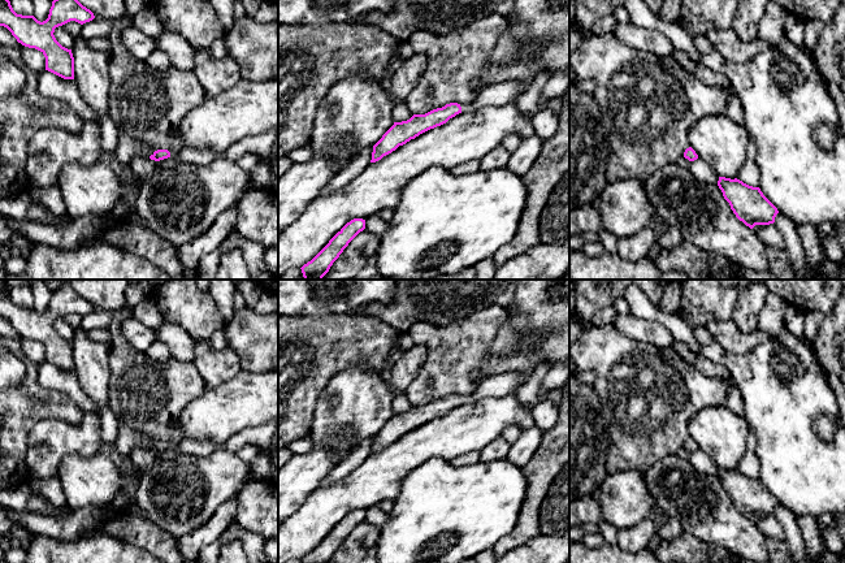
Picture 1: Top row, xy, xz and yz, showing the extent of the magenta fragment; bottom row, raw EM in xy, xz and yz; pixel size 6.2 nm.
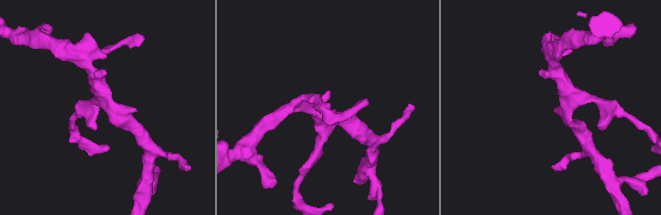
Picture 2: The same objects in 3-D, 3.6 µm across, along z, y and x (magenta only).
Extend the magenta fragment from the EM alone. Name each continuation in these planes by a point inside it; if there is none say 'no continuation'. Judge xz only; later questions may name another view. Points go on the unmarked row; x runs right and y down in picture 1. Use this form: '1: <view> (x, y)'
1: xz (501, 385)

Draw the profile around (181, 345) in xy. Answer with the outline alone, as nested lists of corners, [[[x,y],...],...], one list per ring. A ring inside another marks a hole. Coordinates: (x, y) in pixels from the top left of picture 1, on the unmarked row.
[[[165,320],[155,333],[157,339],[168,346],[170,358],[179,361],[194,363],[196,341],[185,329]]]

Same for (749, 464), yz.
[[[746,451],[737,465],[737,471],[753,478],[759,477],[759,459],[755,451]]]

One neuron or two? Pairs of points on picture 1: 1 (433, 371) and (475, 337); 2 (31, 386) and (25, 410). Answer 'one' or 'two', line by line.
1: one
2: one

